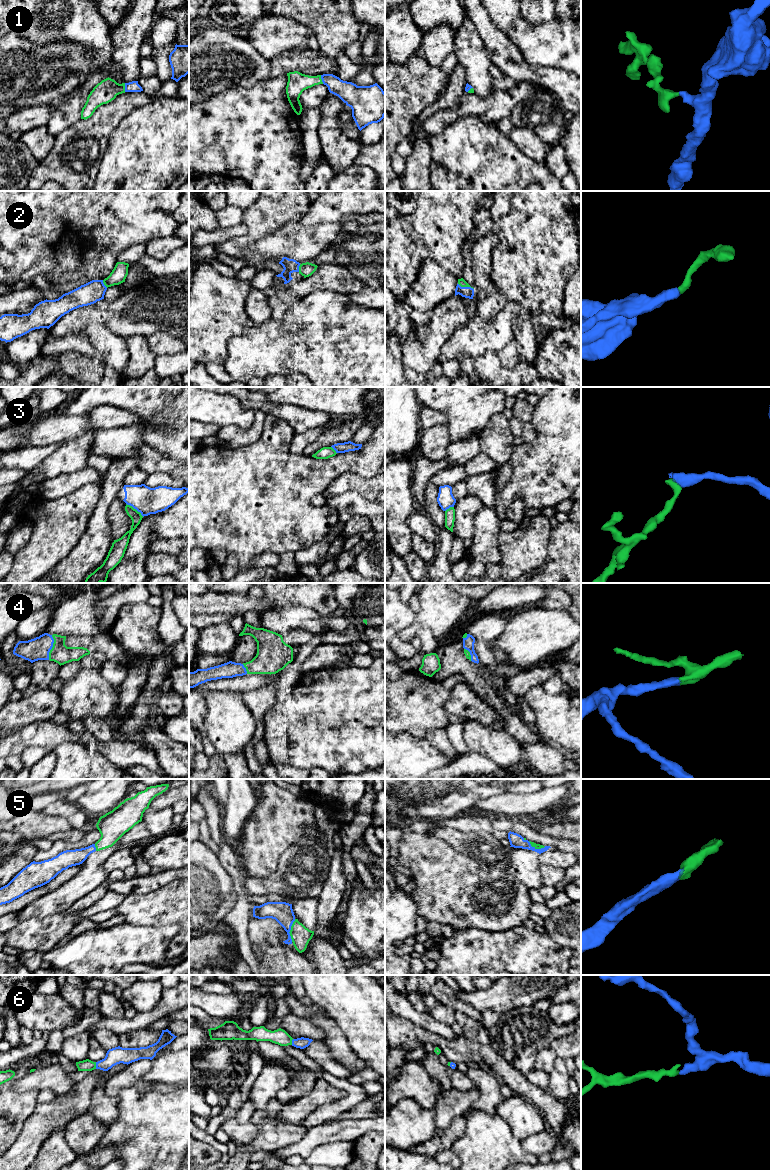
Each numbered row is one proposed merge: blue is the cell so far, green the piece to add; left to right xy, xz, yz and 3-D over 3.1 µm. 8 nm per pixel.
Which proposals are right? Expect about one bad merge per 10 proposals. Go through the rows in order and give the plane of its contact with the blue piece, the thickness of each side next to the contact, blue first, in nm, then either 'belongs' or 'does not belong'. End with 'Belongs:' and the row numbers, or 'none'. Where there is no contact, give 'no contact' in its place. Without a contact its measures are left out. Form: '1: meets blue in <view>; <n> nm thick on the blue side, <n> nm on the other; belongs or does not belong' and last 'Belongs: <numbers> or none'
1: meets blue in xy; 90 nm thick on the blue side, 180 nm on the other; belongs
2: meets blue in yz; 90 nm thick on the blue side, 60 nm on the other; belongs
3: meets blue in xy; 220 nm thick on the blue side, 90 nm on the other; does not belong
4: meets blue in xy; 180 nm thick on the blue side, 160 nm on the other; belongs
5: meets blue in xz; 170 nm thick on the blue side, 160 nm on the other; belongs
6: meets blue in xy; 140 nm thick on the blue side, 100 nm on the other; belongs
Belongs: 1, 2, 4, 5, 6

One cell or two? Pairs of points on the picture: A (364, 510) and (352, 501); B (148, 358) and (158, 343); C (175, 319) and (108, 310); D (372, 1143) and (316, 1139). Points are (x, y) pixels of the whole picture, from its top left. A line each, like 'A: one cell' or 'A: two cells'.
A: one cell
B: two cells
C: one cell
D: two cells

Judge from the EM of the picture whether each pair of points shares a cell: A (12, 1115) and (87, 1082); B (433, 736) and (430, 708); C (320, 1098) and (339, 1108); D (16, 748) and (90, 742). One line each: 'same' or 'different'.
A: different
B: different
C: different
D: same

